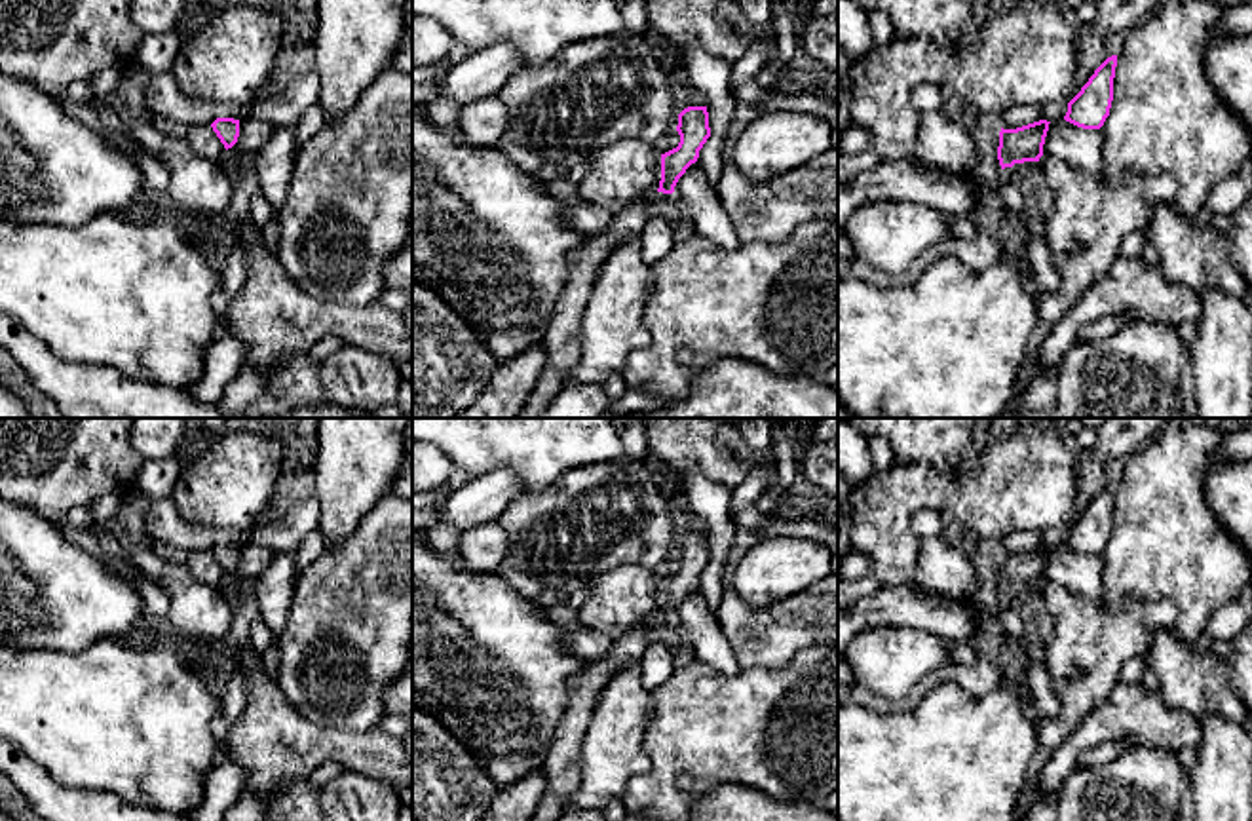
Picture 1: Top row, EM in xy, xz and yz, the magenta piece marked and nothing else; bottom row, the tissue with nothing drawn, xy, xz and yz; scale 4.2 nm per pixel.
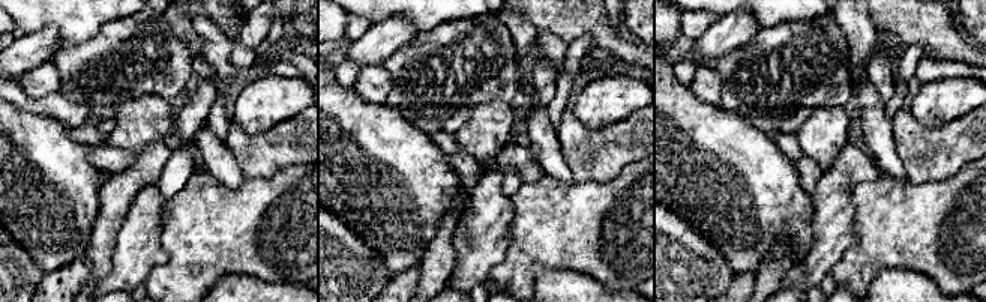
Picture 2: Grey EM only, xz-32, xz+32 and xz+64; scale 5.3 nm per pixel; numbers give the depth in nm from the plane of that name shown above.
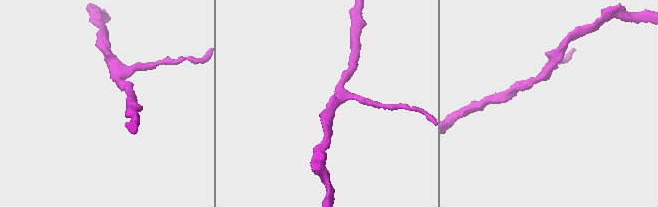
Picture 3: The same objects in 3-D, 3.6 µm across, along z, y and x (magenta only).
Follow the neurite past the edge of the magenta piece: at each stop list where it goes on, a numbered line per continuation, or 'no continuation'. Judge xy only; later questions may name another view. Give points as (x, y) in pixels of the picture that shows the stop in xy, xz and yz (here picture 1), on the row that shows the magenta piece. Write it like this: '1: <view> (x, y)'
no continuation

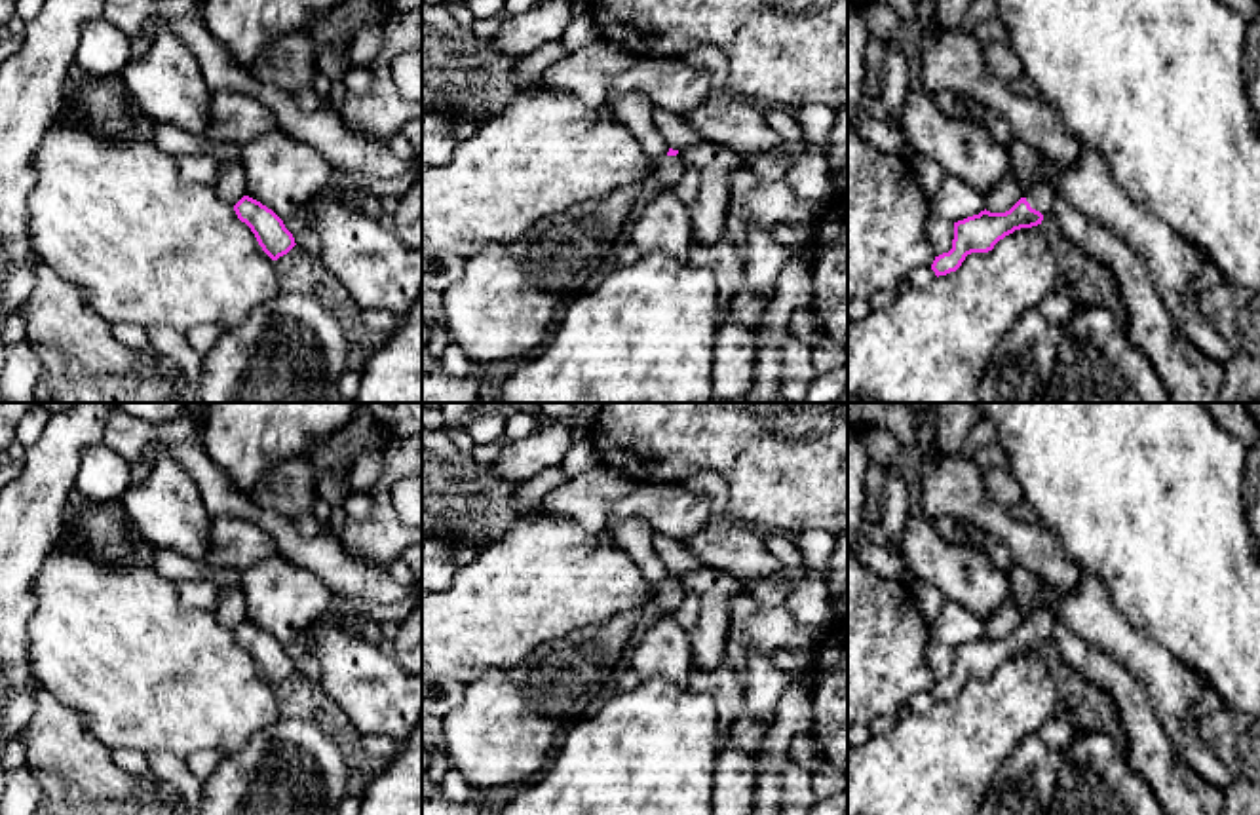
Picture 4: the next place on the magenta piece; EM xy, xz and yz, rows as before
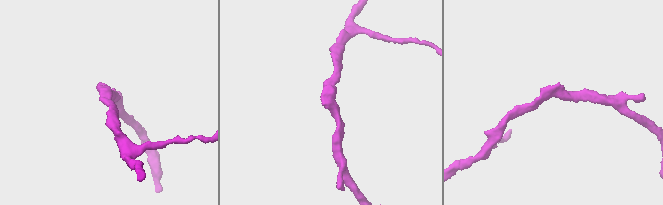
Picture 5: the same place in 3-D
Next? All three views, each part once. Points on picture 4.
1: yz (1040, 196)

